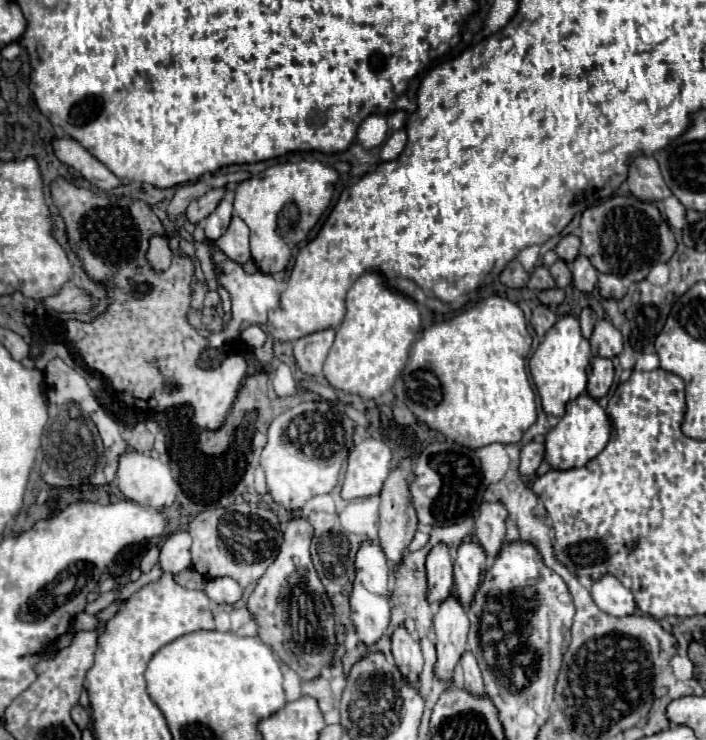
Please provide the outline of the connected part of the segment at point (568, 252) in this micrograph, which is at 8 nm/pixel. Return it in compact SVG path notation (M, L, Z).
M568 234L564 236L558 246L556 246L556 254L560 260L566 260L568 264L574 262L574 258L578 256L578 250L580 250L580 238L574 236L574 234Z

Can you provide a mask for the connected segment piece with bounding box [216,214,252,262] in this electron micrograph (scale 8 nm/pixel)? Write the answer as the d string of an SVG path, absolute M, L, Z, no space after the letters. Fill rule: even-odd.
M232 216L232 222L226 230L226 234L216 242L216 246L232 260L236 262L248 262L250 256L250 242L248 242L250 230L248 226L240 220L240 216Z

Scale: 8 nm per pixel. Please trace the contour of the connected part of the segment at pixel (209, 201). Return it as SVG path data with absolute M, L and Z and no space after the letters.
M214 188L214 190L206 192L202 198L192 200L190 206L188 206L188 210L186 210L188 220L190 220L192 224L198 224L198 222L204 220L206 216L210 216L210 214L216 210L216 206L220 204L220 200L224 198L224 194L226 194L224 188Z

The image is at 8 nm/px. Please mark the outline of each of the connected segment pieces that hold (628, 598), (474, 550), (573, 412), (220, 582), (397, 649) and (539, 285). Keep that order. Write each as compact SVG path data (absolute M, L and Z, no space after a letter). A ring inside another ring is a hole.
M606 574L596 580L592 580L592 600L598 608L612 616L626 616L636 612L634 596L630 590L626 590L614 576Z
M466 538L458 548L454 564L454 594L464 608L468 608L470 600L474 600L474 592L478 590L478 584L482 584L486 566L486 552L482 546L472 538Z
M588 394L578 396L576 400L566 404L566 414L562 420L546 434L546 456L544 462L548 462L554 470L570 470L580 468L594 456L602 452L602 448L608 444L610 438L610 422L604 412L604 408L590 398Z
M212 578L206 582L204 594L216 604L234 604L242 596L242 588L232 578Z
M404 626L396 628L392 634L392 656L394 656L394 662L398 664L398 670L402 672L402 676L406 676L406 682L410 686L416 686L418 676L422 672L424 658L422 658L420 644L410 634L410 630Z
M546 266L534 268L534 272L530 274L530 280L528 280L528 288L530 290L548 290L548 288L554 288L554 286L556 286L554 278L550 276Z

